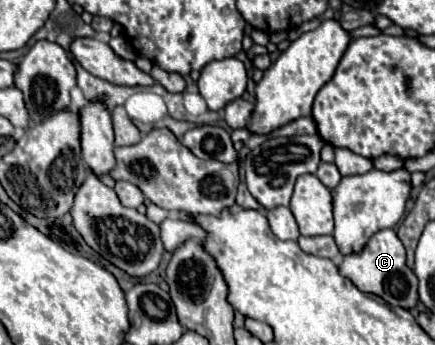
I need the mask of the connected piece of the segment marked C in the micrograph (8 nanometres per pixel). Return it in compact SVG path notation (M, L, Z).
M391 228L375 232L361 252L345 254L339 264L339 272L345 278L349 278L359 290L373 292L373 294L381 296L385 302L389 302L391 306L401 306L401 308L411 310L413 306L419 304L417 276L413 274L411 268L407 268L405 248L403 248L399 236L395 234L395 230L391 230Z

